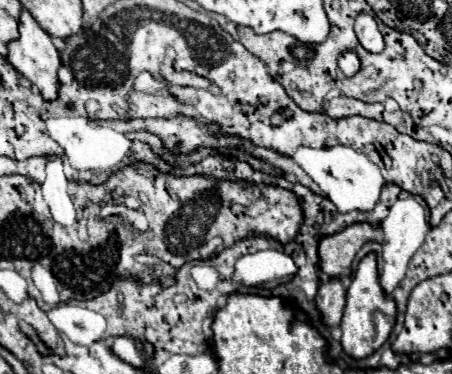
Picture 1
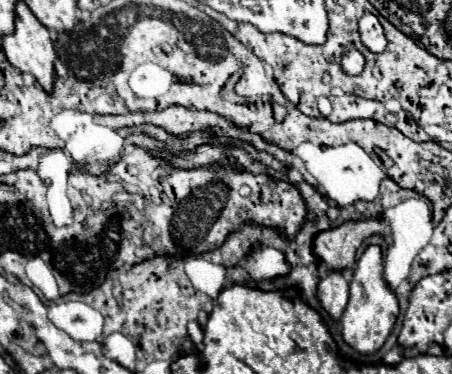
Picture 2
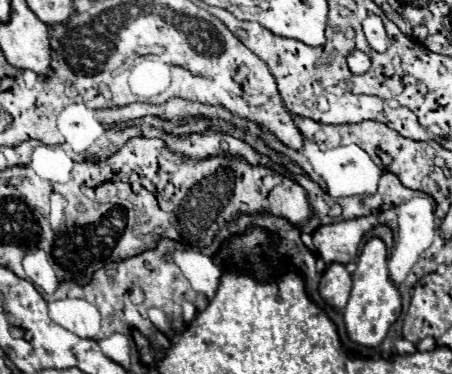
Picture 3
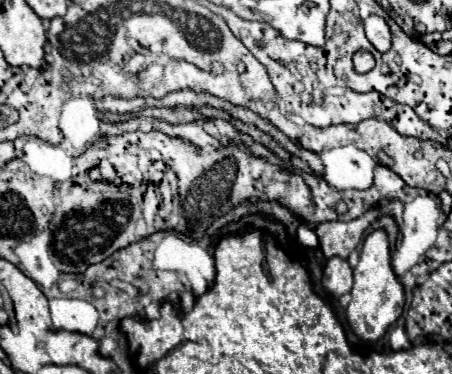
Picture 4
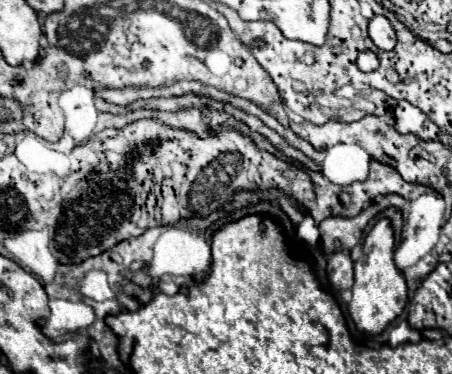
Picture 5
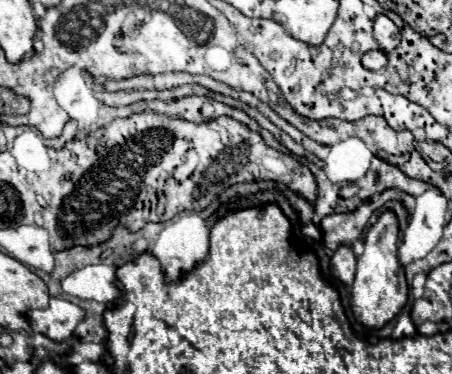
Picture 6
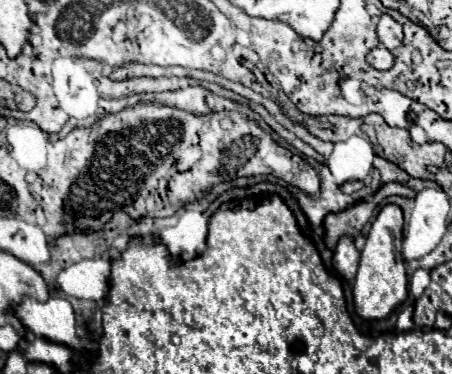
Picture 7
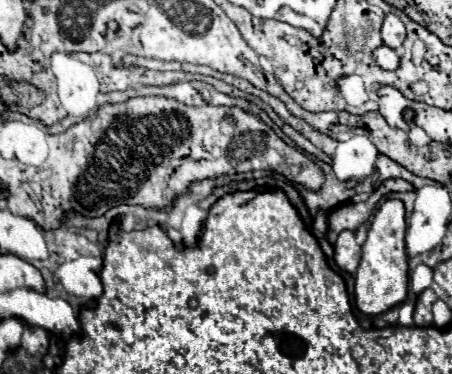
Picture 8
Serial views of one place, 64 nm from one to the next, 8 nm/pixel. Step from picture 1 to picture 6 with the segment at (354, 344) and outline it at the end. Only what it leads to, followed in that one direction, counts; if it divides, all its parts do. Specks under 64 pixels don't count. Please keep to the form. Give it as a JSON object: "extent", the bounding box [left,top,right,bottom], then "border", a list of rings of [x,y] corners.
{"extent":[352,212,408,328],"border":[[[384,212],[364,238],[364,254],[356,264],[356,280],[352,284],[354,318],[368,328],[382,328],[408,302],[408,282],[398,262],[398,220],[394,212]]]}

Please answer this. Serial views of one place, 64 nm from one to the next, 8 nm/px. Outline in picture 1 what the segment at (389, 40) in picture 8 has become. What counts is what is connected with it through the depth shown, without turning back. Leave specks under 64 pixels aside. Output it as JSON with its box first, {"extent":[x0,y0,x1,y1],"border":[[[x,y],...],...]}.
{"extent":[354,14,384,54],"border":[[[358,14],[356,24],[354,24],[354,32],[358,36],[358,42],[372,54],[378,54],[384,50],[384,38],[376,26],[374,16],[370,14]]]}

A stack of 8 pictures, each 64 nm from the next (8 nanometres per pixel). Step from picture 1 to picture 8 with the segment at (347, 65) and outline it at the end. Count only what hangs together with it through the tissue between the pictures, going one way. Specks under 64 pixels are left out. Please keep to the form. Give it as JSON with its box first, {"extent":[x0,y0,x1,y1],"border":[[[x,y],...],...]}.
{"extent":[372,46,400,70],"border":[[[388,46],[376,48],[376,50],[372,52],[372,58],[374,58],[374,62],[376,62],[380,68],[384,68],[384,70],[398,68],[398,64],[400,64],[398,54],[396,54],[392,48],[388,48]]]}

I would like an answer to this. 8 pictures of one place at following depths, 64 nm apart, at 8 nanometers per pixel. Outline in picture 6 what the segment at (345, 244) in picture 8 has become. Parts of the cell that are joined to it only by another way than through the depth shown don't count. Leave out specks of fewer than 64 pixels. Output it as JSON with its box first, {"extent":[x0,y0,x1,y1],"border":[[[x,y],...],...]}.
{"extent":[330,246,356,286],"border":[[[340,246],[330,258],[330,266],[332,266],[332,276],[336,280],[340,280],[344,286],[352,284],[356,272],[356,256],[350,246]]]}

